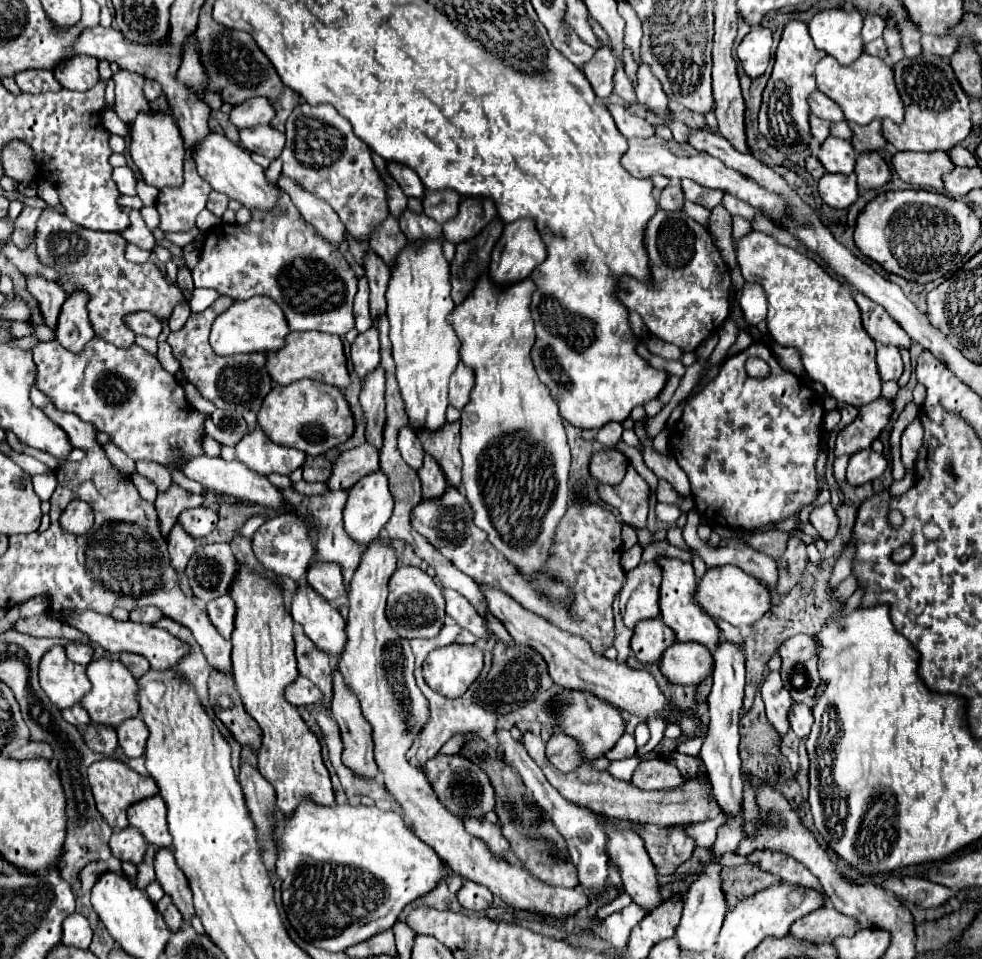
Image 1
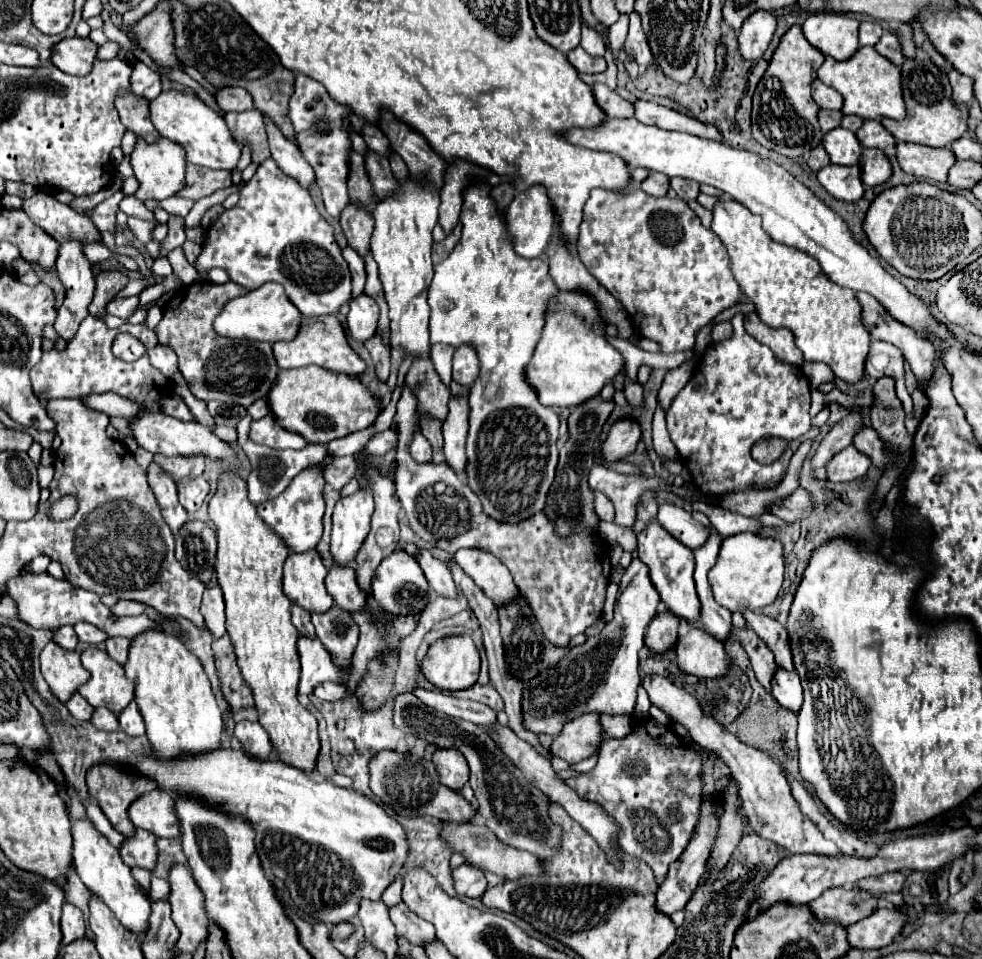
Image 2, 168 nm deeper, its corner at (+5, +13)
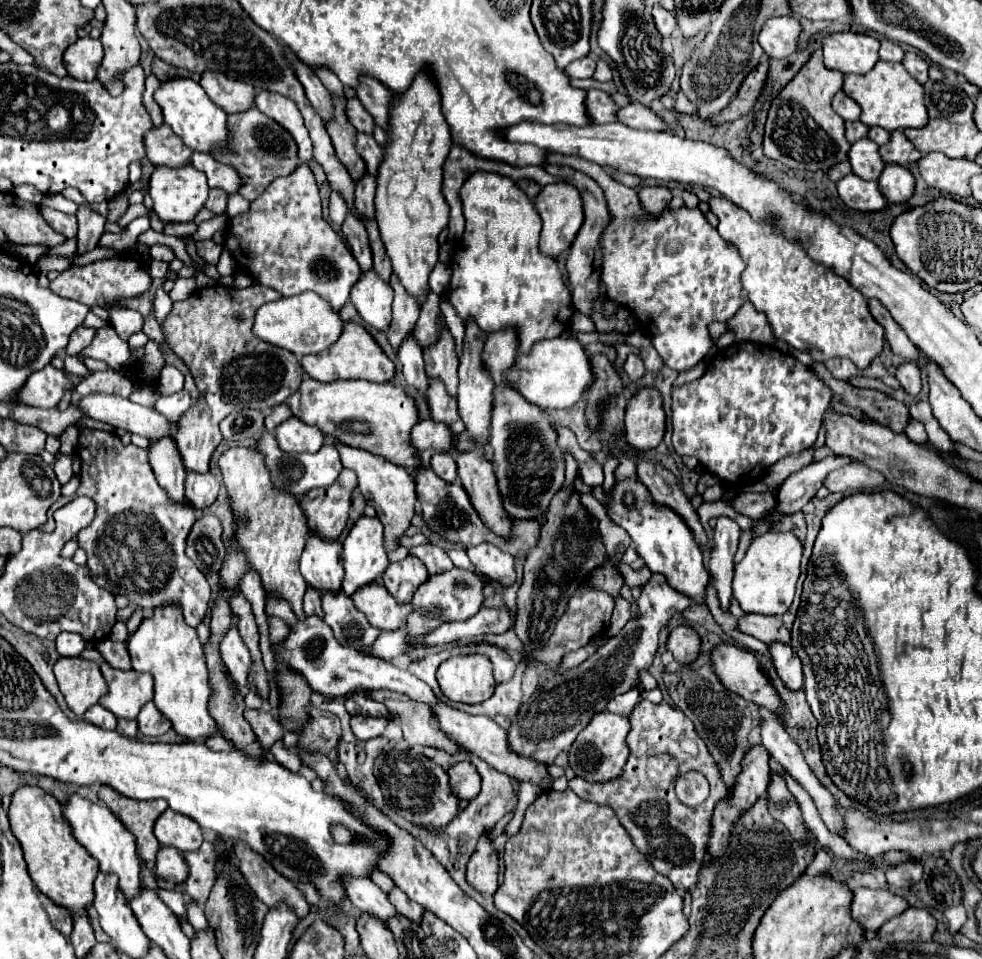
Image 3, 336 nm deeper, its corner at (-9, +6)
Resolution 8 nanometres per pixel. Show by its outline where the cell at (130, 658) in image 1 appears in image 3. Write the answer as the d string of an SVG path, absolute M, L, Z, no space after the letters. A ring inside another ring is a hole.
M109 638L97 642L95 646L99 650L99 654L105 658L107 664L111 664L113 668L119 670L131 670L131 656L127 652L127 646L121 642L113 642Z

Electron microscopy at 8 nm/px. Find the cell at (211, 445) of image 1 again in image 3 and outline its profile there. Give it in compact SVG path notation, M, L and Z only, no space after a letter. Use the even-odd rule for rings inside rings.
M183 388L181 392L177 394L171 394L171 396L161 396L157 402L155 402L155 410L159 414L163 414L169 422L177 422L179 416L191 406L191 394Z

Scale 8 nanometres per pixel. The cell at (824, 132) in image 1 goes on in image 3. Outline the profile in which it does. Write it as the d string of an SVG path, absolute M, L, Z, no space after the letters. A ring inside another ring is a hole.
M847 122L845 128L847 128L847 140L851 144L857 142L857 140L861 140L861 138L865 138L867 132L869 132L869 126L863 126L861 122Z

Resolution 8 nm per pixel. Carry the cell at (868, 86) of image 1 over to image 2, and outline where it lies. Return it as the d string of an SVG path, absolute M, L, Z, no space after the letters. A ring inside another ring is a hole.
M859 47L853 57L847 61L835 61L833 57L825 57L823 65L817 69L817 77L839 91L845 99L843 113L857 115L861 119L877 119L877 117L891 117L901 119L905 117L905 103L901 95L901 73L899 67L893 65L889 59L881 57L875 47Z

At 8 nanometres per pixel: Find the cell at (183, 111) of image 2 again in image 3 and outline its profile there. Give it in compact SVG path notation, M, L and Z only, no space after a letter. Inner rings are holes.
M191 76L161 80L153 98L163 110L165 124L169 124L173 128L173 132L177 136L181 136L183 142L187 146L191 146L193 150L211 154L211 148L223 144L223 140L227 138L227 114L209 100L209 96Z

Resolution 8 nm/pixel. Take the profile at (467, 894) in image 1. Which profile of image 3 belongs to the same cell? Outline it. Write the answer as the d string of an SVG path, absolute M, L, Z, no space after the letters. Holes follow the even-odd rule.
M483 832L483 836L477 842L477 850L473 852L473 856L469 858L469 864L467 864L467 882L483 894L495 894L497 860L499 860L499 854L495 850L495 844L493 844L489 832Z

